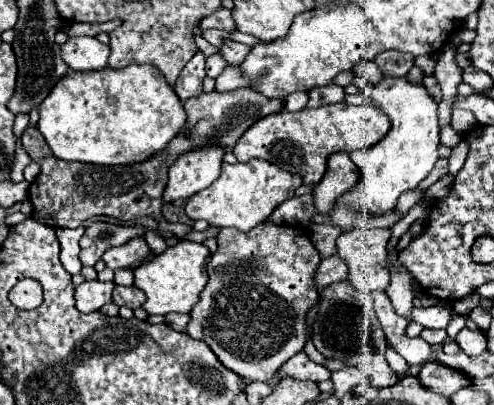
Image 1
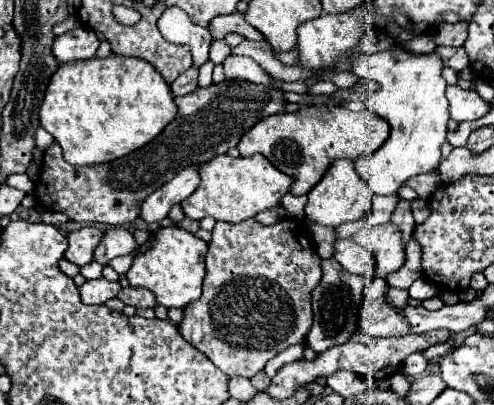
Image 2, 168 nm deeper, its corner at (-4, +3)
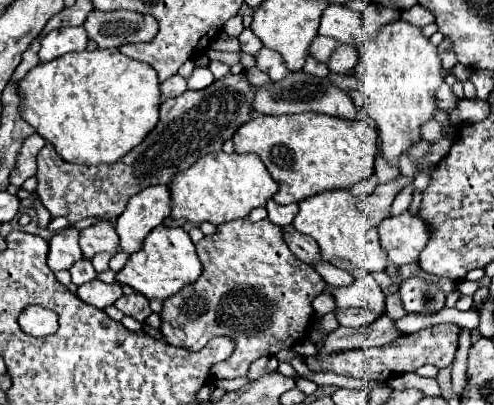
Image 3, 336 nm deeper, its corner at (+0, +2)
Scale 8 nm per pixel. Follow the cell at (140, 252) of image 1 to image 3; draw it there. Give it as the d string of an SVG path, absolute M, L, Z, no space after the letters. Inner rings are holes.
M101 220L99 224L81 230L79 244L81 244L83 256L91 260L95 254L101 254L101 252L115 254L119 250L119 236L111 222Z

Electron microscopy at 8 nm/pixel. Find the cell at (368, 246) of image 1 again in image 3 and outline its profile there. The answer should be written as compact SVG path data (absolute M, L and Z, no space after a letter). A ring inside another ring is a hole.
M409 210L399 216L385 218L377 226L377 232L379 242L387 252L387 260L395 266L417 262L419 252L429 240L429 230L419 218L419 214L411 216Z

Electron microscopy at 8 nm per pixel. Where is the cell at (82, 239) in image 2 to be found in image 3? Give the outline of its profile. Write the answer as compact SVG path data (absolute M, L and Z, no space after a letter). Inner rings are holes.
M67 226L49 240L47 264L53 272L69 270L81 258L83 258L83 254L79 248L79 230L77 228Z

